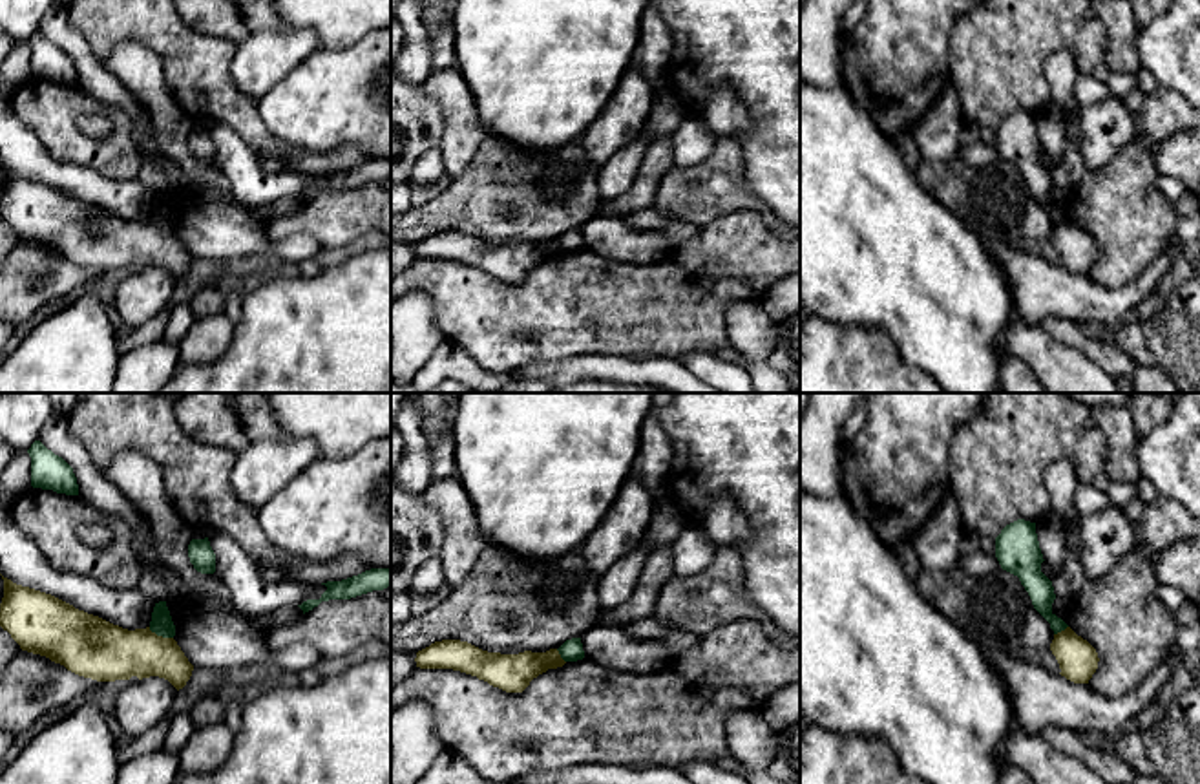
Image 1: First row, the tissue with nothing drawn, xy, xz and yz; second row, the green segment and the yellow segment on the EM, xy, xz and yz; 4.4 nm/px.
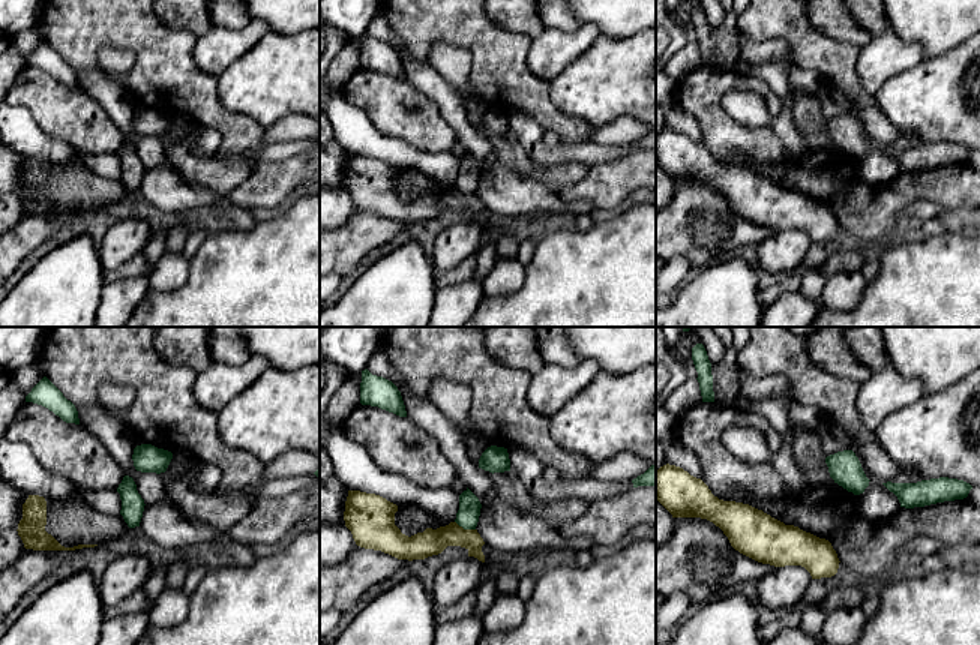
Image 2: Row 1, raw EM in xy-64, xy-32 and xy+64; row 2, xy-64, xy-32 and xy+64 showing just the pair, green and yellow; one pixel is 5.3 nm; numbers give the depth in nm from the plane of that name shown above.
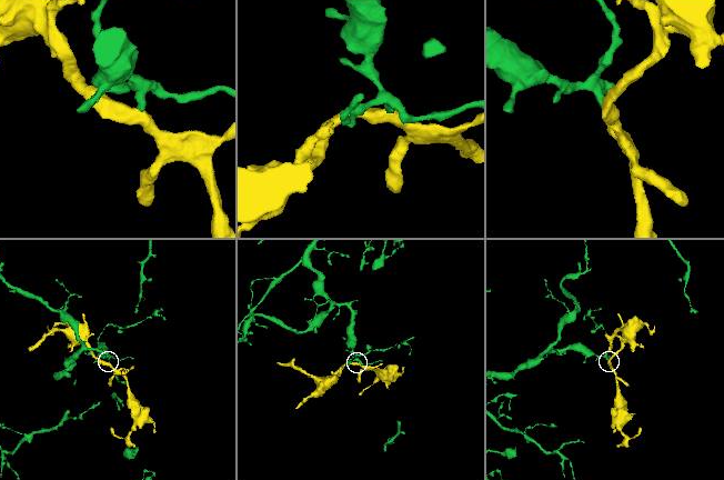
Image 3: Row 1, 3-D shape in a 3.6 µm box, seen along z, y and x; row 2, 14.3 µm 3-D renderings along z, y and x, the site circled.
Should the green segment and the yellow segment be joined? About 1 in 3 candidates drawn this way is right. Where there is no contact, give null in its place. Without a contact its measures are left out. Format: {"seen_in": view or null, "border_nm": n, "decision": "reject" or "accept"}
{"seen_in": "xy", "border_nm": 120, "decision": "reject"}

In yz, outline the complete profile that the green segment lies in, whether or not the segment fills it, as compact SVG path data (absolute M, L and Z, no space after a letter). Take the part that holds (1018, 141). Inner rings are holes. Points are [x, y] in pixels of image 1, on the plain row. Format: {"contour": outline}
{"contour": "M1017 110L1006 115L995 128L995 148L1003 161L1019 168L1034 199L1050 214L1054 225L1068 216L1052 203L1056 190L1052 172L1041 163L1043 144L1036 113Z"}

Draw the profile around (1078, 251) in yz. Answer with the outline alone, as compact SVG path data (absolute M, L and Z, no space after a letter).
M1070 217L1054 225L1050 241L1059 254L1059 265L1074 274L1089 274L1098 260L1100 249L1096 239Z

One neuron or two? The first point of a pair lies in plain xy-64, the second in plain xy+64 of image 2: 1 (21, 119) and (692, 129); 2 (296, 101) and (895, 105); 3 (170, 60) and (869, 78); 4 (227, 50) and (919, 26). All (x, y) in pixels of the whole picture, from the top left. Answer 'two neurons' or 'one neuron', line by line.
1: one neuron
2: one neuron
3: two neurons
4: two neurons

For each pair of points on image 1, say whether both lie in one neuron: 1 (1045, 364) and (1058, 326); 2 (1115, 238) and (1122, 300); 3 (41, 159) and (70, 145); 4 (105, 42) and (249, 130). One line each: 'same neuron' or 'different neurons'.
1: different neurons
2: different neurons
3: different neurons
4: same neuron

